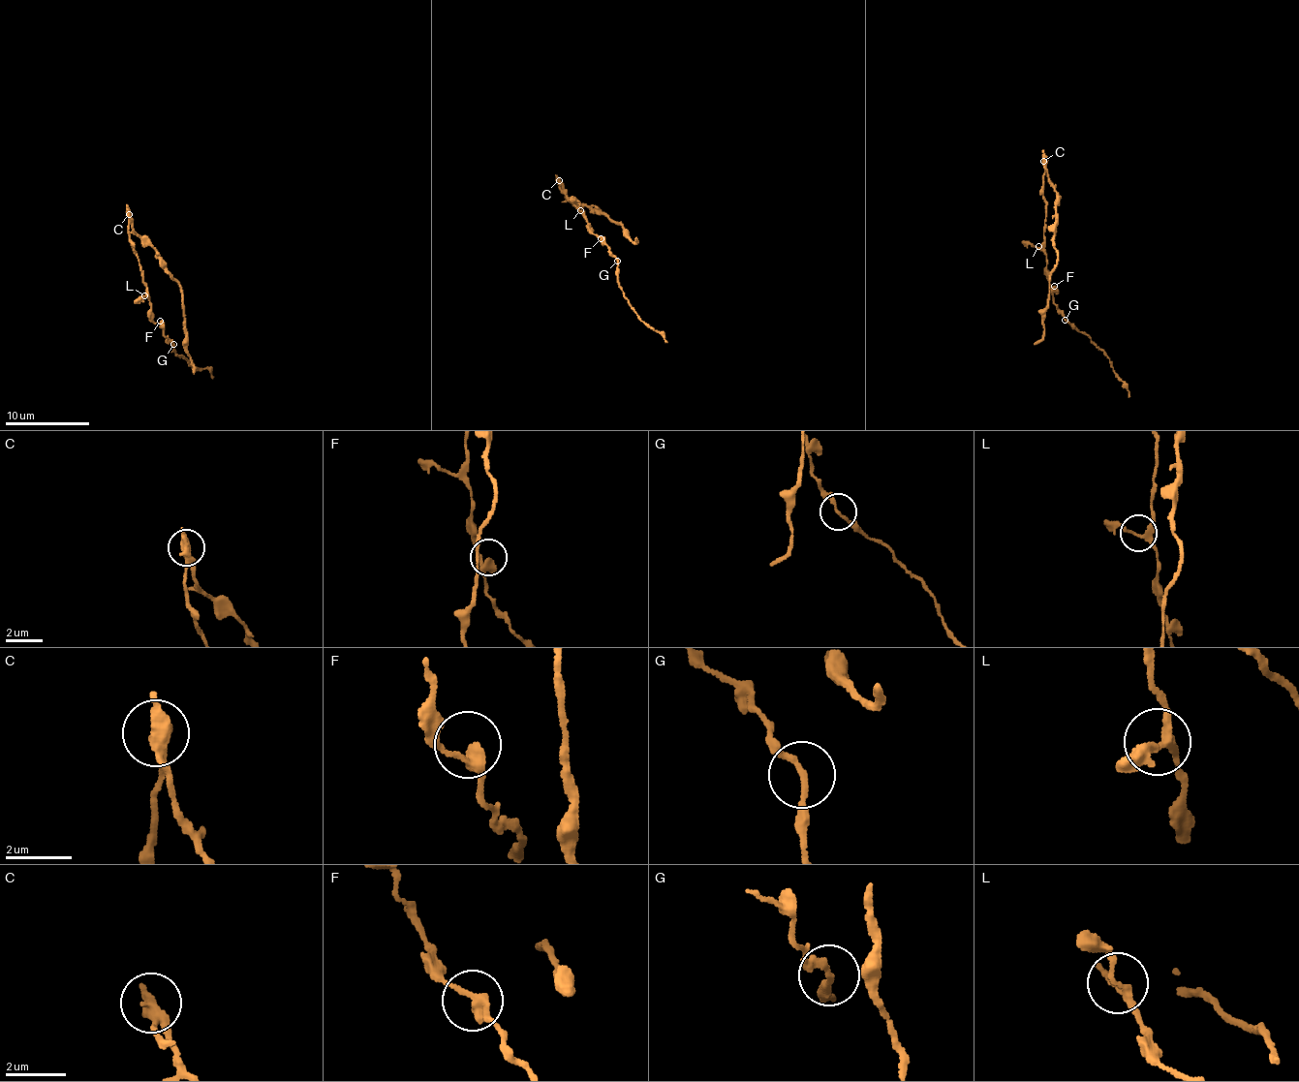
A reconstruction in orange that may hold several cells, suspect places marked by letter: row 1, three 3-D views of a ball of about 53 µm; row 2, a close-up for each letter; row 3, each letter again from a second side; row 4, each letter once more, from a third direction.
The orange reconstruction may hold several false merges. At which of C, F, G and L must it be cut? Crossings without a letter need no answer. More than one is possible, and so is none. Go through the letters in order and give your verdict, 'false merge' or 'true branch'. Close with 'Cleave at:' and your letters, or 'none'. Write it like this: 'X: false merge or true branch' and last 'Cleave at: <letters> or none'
C: false merge
F: true branch
G: true branch
L: true branch
Cleave at: C

